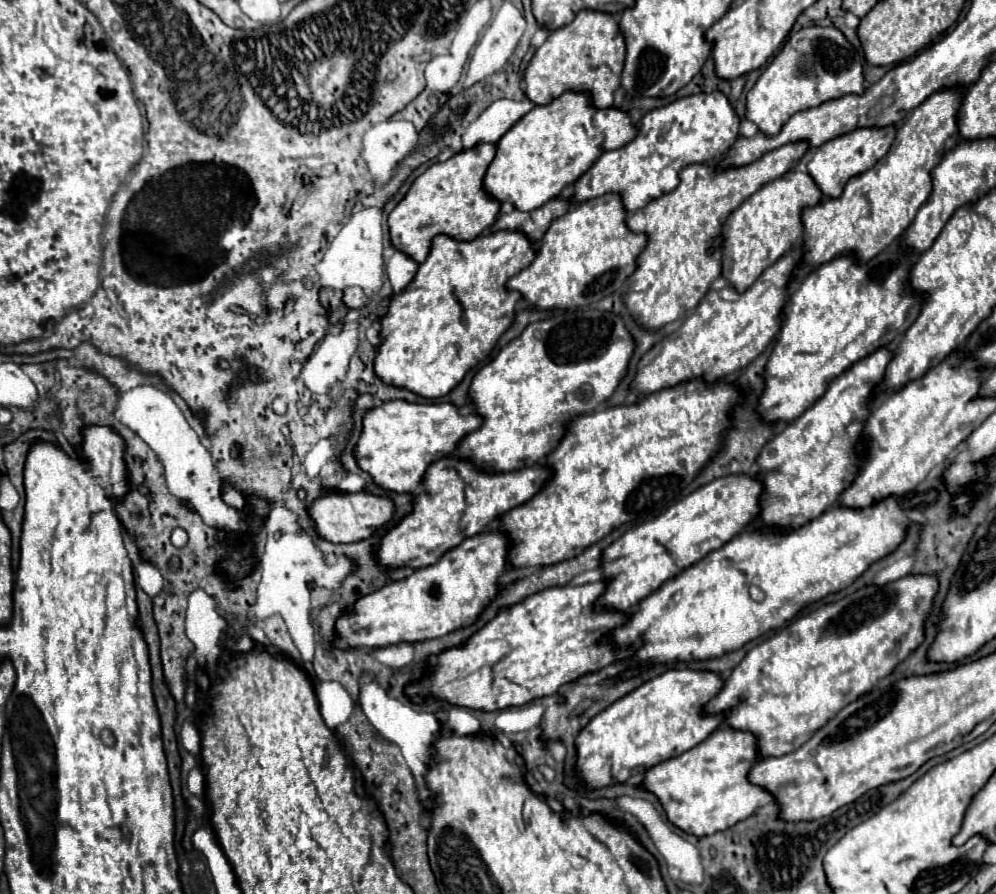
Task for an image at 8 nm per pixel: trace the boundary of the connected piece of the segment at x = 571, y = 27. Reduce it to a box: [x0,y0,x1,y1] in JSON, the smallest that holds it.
[526,9,624,109]

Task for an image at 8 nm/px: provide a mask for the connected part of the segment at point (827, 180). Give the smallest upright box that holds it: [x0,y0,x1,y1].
[806,123,898,197]

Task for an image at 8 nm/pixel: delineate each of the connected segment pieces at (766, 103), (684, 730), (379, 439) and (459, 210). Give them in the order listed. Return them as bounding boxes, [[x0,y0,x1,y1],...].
[[746,25,866,135],[578,669,726,789],[356,401,482,493],[388,143,500,263]]

